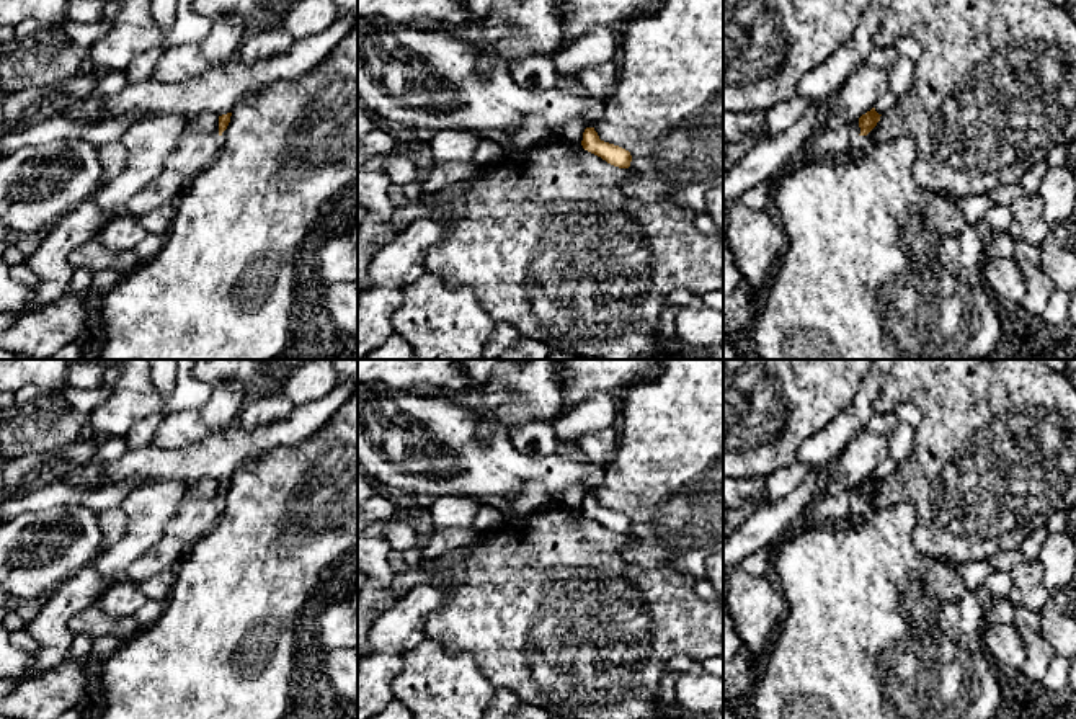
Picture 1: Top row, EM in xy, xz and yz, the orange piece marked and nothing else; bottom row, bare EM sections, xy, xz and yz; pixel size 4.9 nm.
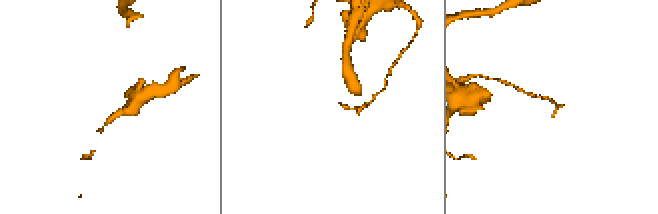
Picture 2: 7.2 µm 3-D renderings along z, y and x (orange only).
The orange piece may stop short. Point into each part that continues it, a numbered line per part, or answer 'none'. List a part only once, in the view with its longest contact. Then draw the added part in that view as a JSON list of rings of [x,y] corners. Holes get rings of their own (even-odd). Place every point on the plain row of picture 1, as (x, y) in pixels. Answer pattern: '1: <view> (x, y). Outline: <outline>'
none

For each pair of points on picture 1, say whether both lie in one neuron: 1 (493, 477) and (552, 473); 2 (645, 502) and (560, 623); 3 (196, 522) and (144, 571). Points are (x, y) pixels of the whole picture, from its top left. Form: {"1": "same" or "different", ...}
{"1": "same", "2": "different", "3": "same"}

